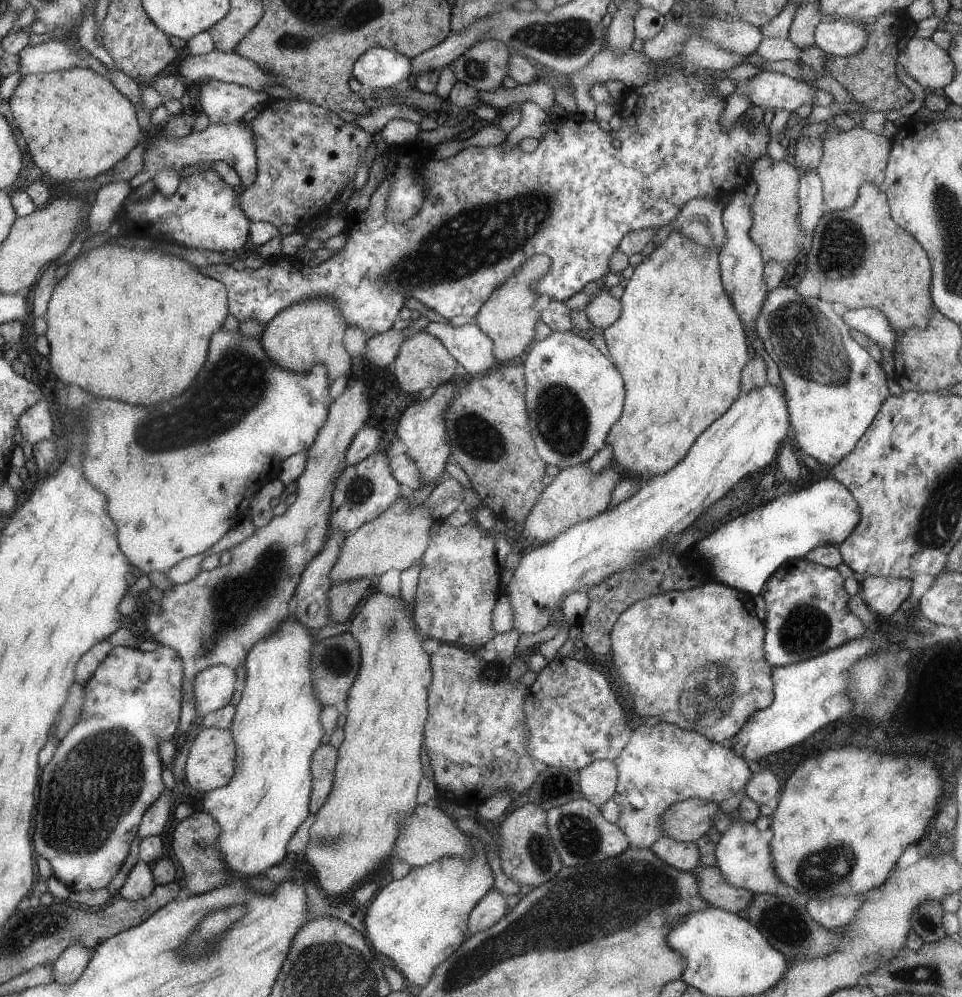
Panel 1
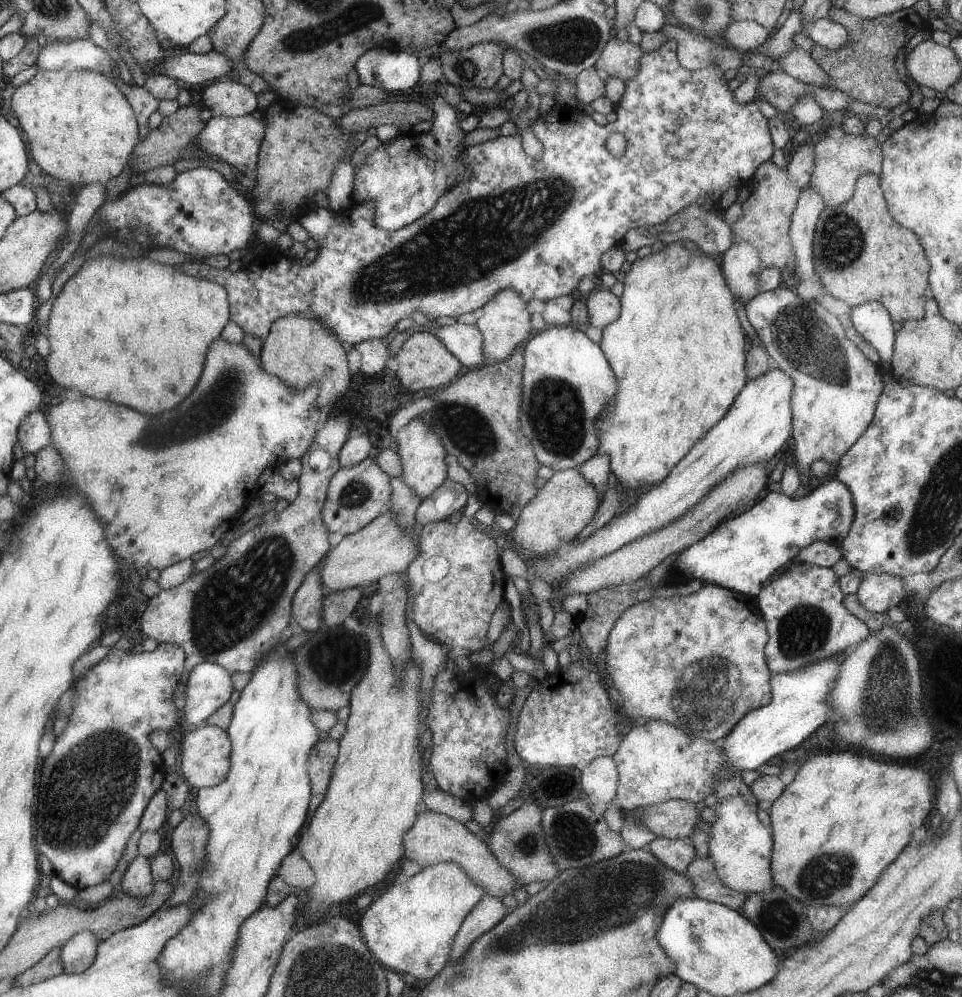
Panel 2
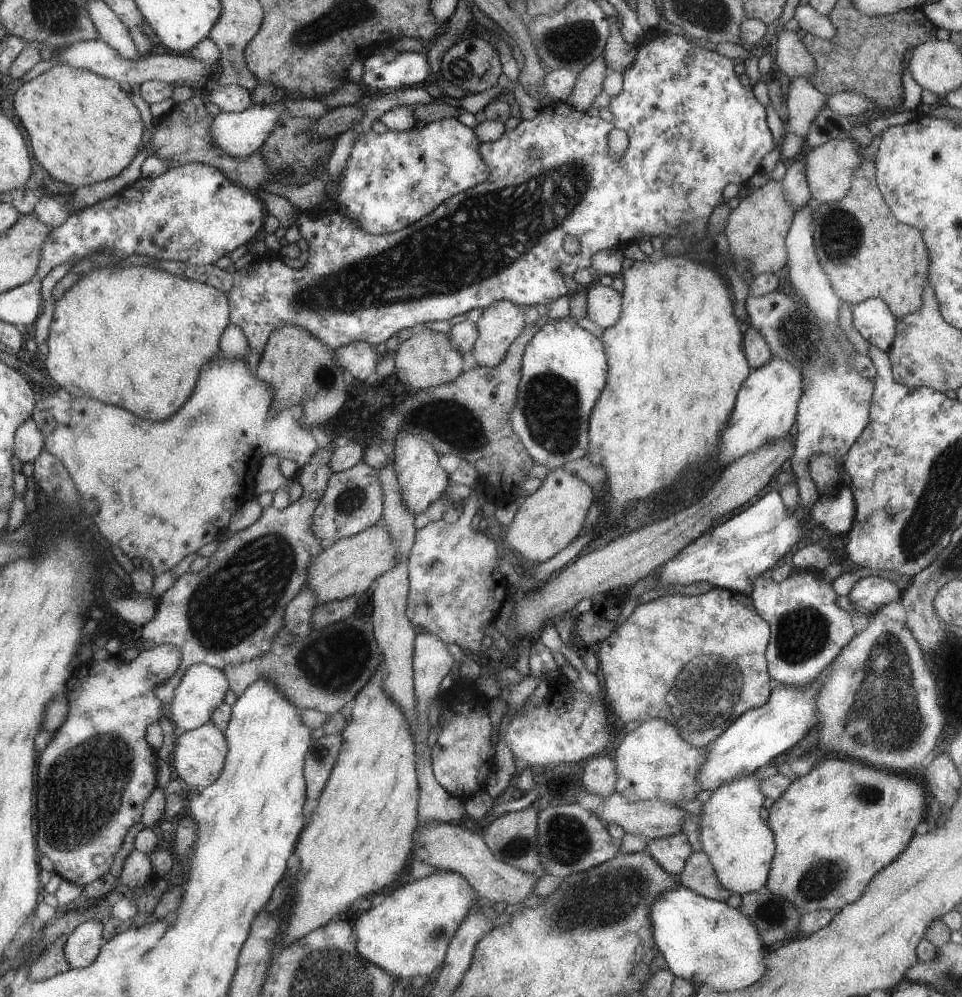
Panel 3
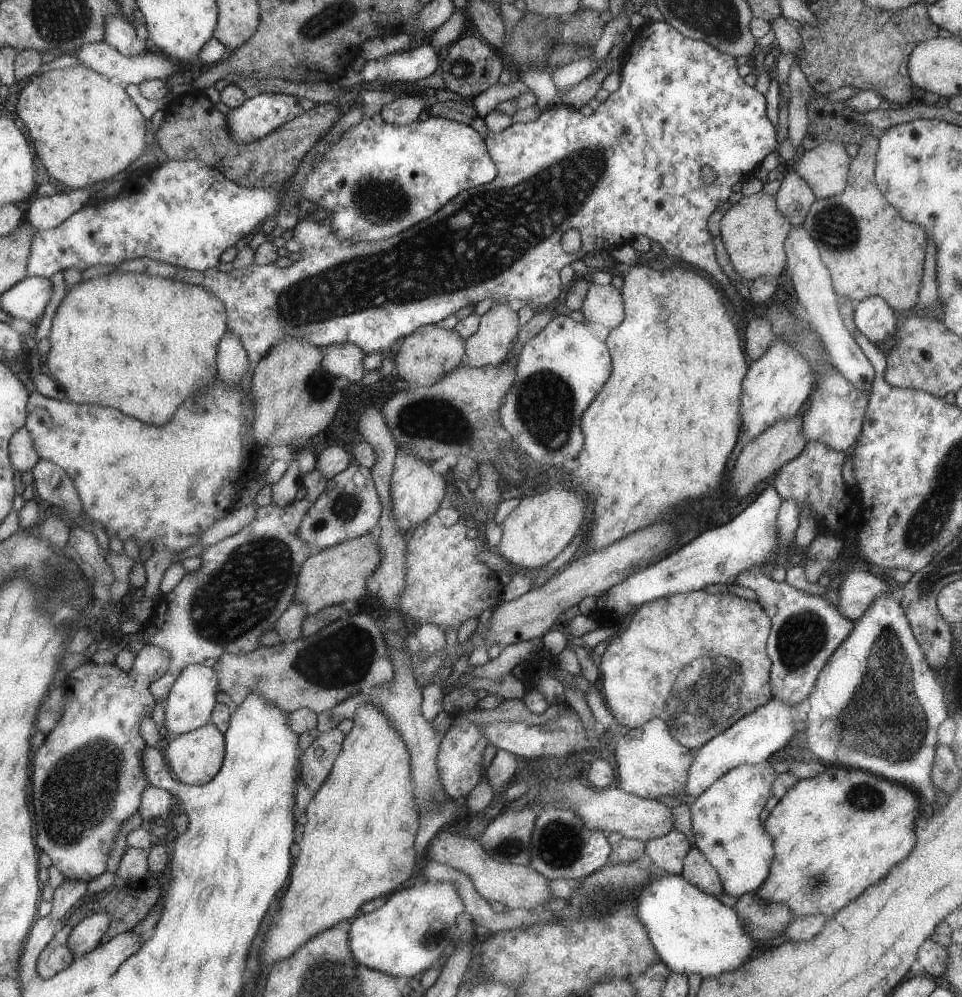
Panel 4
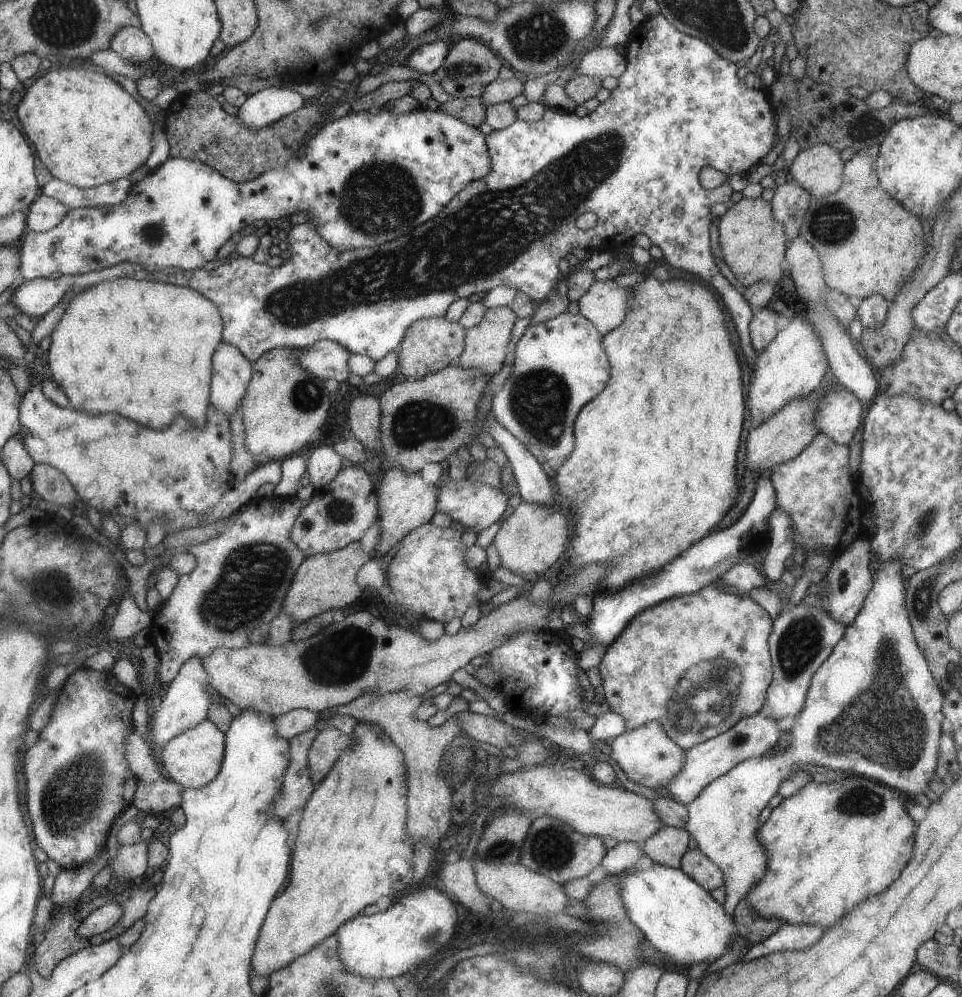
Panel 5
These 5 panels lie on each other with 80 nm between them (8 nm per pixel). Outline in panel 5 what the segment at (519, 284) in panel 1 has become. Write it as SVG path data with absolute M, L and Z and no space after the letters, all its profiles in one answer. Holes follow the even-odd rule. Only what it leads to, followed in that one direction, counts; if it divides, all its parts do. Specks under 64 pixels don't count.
M507 306L485 309L483 318L477 326L465 329L464 352L454 363L463 369L477 369L481 374L495 374L501 368L502 360L506 355L513 322L515 322L515 314Z

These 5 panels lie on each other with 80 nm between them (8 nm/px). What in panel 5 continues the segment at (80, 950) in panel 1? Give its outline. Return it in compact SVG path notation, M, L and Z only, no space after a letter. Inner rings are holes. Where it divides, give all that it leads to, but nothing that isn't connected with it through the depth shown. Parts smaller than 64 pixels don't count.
M116 900L107 904L100 901L89 915L83 916L79 936L93 943L96 936L109 930L122 914L122 906Z

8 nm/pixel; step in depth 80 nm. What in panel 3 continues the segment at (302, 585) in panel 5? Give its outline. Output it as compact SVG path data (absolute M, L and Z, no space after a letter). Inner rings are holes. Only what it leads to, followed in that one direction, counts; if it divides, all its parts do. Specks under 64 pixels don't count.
M377 522L364 528L357 534L336 540L331 547L323 550L317 558L313 558L313 562L308 567L308 578L304 587L314 590L316 594L316 605L335 599L339 600L349 595L359 596L365 592L373 580L375 581L377 577L383 573L387 573L389 569L392 569L397 564L396 546L392 543L385 526Z

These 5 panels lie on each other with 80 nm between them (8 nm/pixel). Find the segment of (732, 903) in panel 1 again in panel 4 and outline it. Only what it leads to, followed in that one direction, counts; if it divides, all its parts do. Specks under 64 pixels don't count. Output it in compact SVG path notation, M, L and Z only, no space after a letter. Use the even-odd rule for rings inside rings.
M690 847L685 853L679 875L708 895L717 897L724 892L717 871L696 847Z

